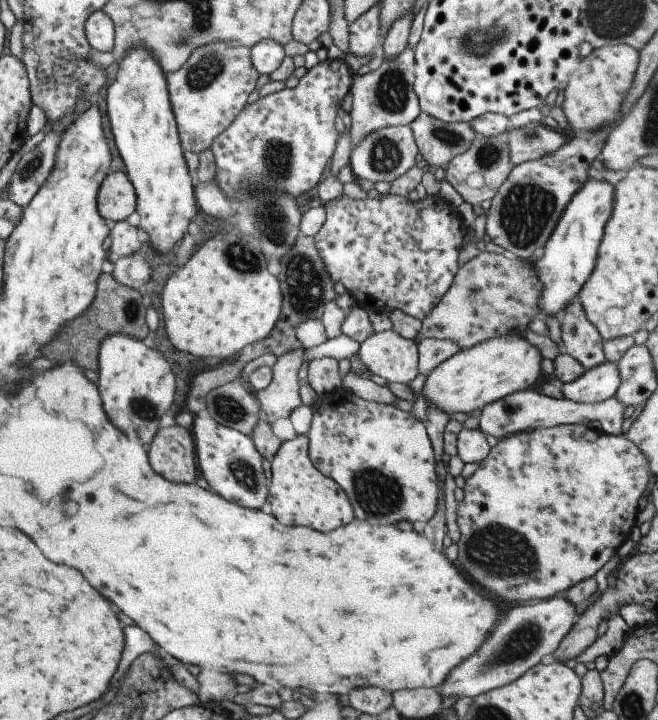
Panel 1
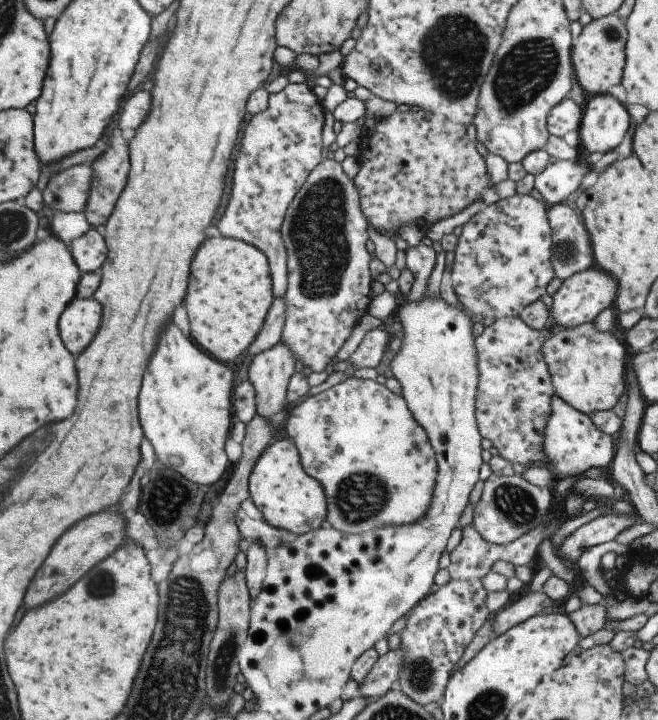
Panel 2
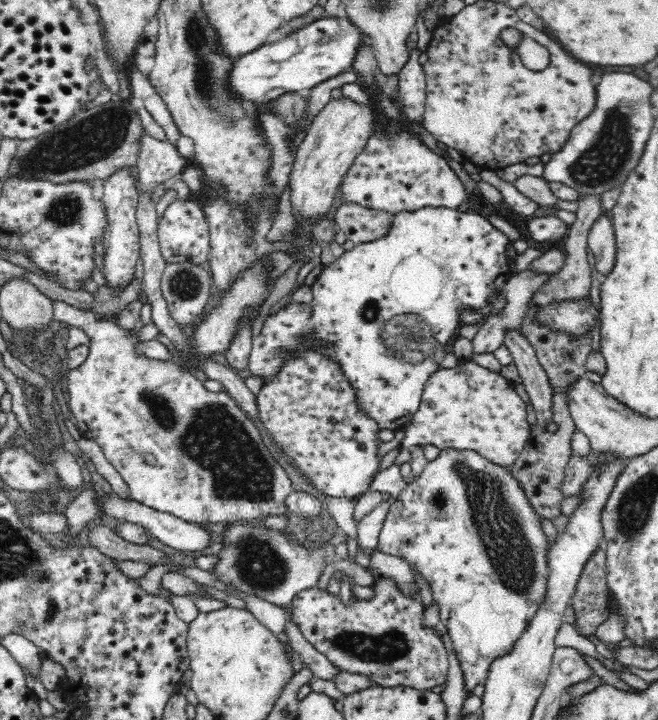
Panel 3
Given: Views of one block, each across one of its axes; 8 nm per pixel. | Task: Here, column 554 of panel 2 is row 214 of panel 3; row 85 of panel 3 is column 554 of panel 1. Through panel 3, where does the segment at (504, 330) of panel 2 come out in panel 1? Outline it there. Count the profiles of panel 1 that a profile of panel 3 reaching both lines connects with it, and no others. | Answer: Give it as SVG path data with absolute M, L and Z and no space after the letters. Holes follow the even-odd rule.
M526 389L512 392L496 402L486 404L477 413L480 418L479 429L488 436L505 439L516 433L531 431L536 428L548 428L556 425L584 425L588 427L589 422L600 422L601 430L618 436L622 433L622 422L624 422L624 410L626 406L618 402L615 396L598 403L578 403L570 399L555 399L534 390Z

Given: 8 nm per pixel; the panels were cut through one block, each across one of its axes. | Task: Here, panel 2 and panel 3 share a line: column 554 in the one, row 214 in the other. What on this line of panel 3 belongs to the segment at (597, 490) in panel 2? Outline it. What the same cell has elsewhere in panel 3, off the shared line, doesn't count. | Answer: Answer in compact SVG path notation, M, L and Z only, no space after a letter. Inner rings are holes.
M424 207L399 212L392 218L392 224L394 227L386 236L355 245L353 250L344 252L338 260L323 267L311 286L314 300L310 304L289 302L276 314L270 314L260 334L252 339L247 367L252 375L262 379L263 384L268 383L284 366L288 352L314 347L314 342L320 344L322 340L322 344L326 344L315 348L340 365L356 391L361 411L378 422L379 430L396 432L411 423L425 385L440 368L446 346L460 328L462 312L484 312L488 308L493 290L510 275L512 260L506 255L506 246L511 242L508 236L479 213Z

